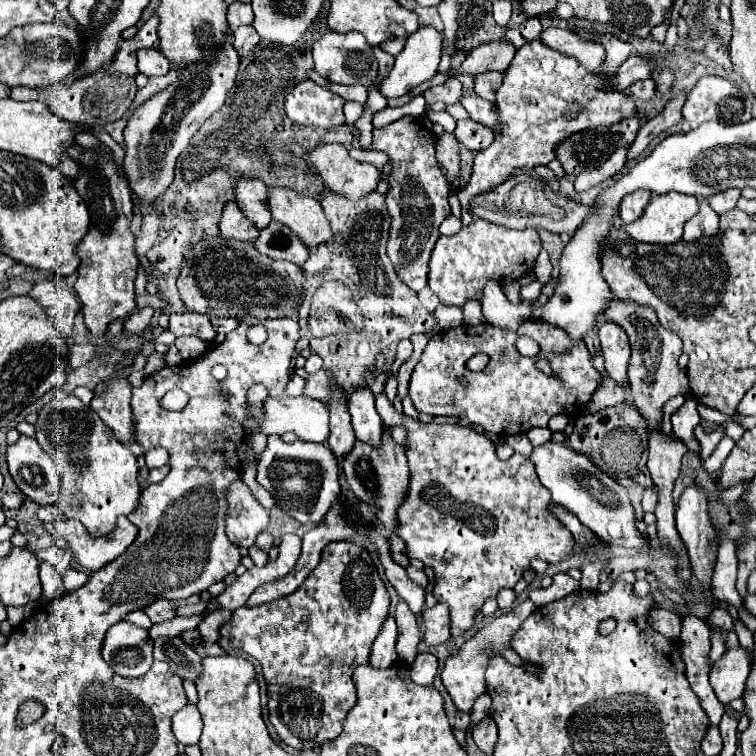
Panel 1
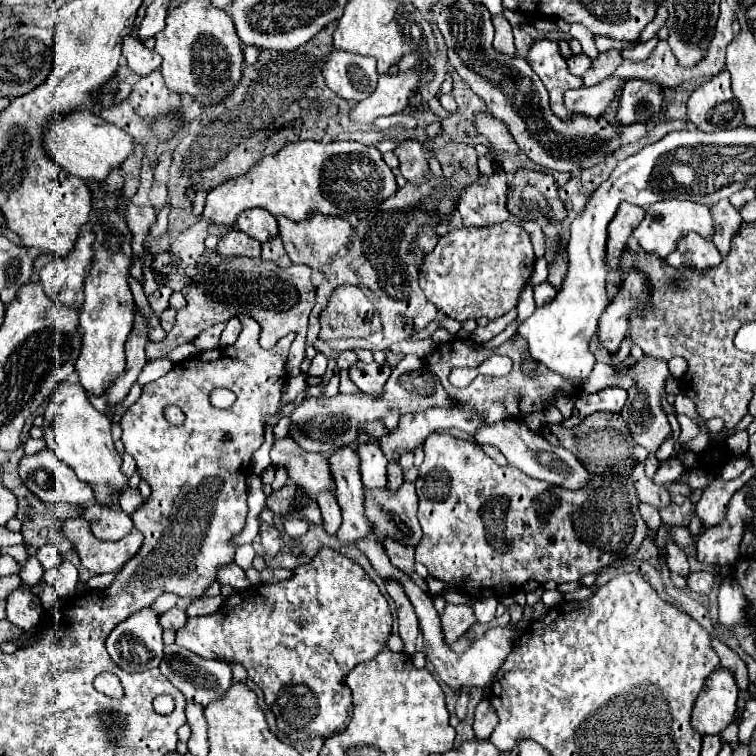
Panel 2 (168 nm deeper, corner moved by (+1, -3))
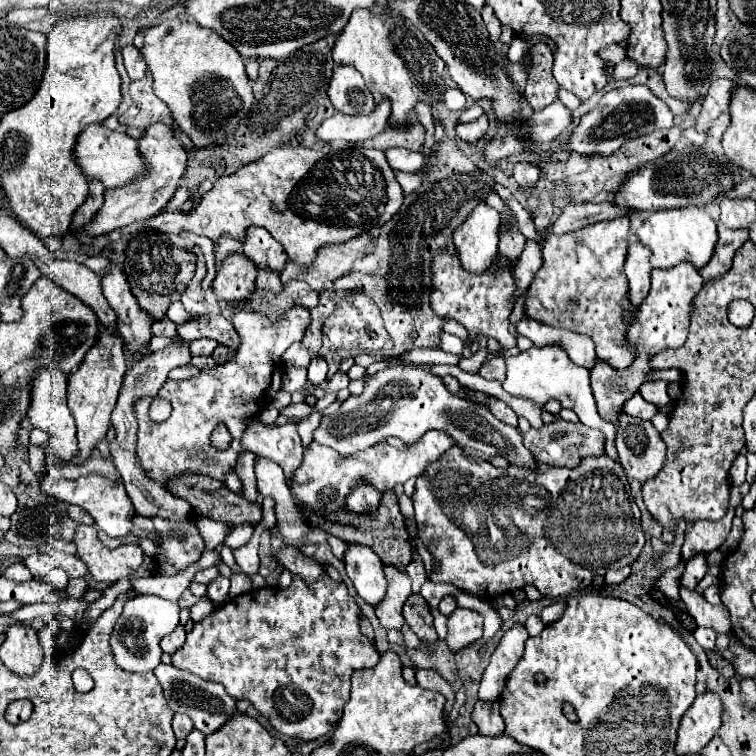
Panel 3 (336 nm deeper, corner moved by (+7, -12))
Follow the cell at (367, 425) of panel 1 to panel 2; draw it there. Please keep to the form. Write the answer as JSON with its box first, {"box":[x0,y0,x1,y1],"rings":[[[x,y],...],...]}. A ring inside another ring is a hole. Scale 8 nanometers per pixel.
{"box":[359,437,387,487],"rings":[[[367,437],[365,443],[359,443],[359,461],[361,461],[361,479],[365,487],[385,487],[387,485],[387,459],[375,445],[375,437]]]}

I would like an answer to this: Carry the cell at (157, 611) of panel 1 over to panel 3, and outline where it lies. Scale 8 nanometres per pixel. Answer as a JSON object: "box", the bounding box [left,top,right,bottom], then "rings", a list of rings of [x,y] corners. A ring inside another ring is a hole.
{"box":[163,624,185,654],"rings":[[[179,624],[169,636],[165,636],[163,638],[163,652],[167,652],[167,654],[173,654],[175,650],[179,650],[181,646],[185,644],[185,628]]]}

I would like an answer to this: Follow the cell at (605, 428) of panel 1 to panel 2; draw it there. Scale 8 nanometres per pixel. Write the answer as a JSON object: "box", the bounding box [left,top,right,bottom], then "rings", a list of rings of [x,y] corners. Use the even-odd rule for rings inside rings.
{"box":[539,413,633,475],"rings":[[[593,413],[589,417],[585,417],[577,427],[565,427],[561,423],[553,423],[553,425],[543,425],[539,429],[539,433],[551,443],[551,445],[559,445],[569,449],[579,463],[587,469],[587,473],[591,475],[599,475],[605,471],[617,471],[617,473],[627,473],[627,467],[633,465],[631,459],[631,449],[633,449],[633,439],[629,433],[627,423],[623,421],[623,417],[619,413]]]}

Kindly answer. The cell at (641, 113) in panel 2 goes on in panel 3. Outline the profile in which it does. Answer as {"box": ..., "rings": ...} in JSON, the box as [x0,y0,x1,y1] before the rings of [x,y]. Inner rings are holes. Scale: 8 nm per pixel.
{"box":[567,86,673,154],"rings":[[[625,86],[607,92],[597,108],[587,112],[579,124],[573,128],[567,150],[575,150],[581,154],[613,154],[621,148],[621,144],[635,140],[639,136],[651,134],[653,130],[673,128],[673,114],[663,100],[659,100],[647,86]]]}

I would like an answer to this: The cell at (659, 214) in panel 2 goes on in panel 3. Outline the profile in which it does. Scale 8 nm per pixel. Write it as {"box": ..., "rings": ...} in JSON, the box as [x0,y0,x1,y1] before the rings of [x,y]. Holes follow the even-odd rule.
{"box":[637,206,717,268],"rings":[[[687,206],[679,210],[659,210],[645,218],[643,226],[637,230],[637,238],[651,250],[653,268],[673,268],[681,260],[689,260],[695,268],[703,268],[713,256],[713,248],[717,244],[717,226],[701,208]]]}

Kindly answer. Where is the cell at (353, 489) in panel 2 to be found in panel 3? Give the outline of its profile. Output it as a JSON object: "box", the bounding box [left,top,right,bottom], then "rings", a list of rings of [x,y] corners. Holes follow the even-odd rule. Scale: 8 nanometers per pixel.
{"box":[343,542,387,606],"rings":[[[349,542],[343,562],[345,562],[345,572],[353,580],[357,594],[365,598],[371,606],[377,606],[379,600],[383,600],[387,588],[379,556],[367,546]]]}

